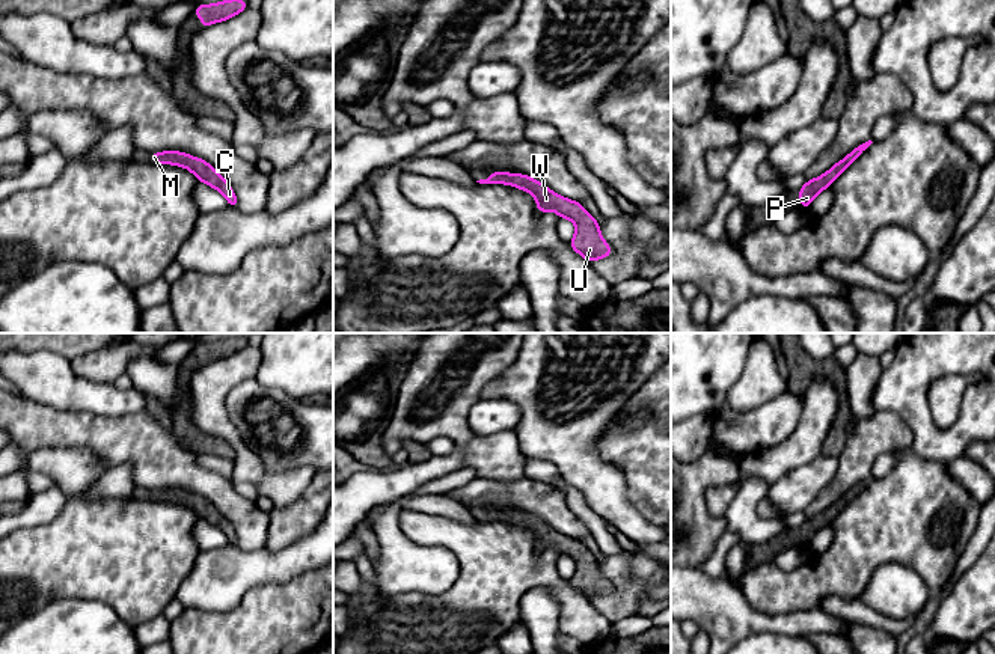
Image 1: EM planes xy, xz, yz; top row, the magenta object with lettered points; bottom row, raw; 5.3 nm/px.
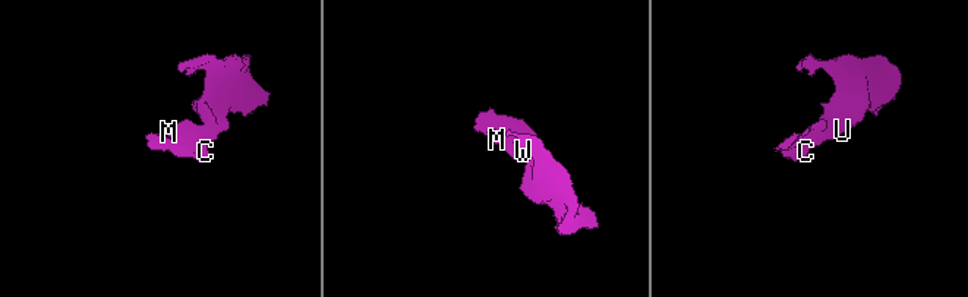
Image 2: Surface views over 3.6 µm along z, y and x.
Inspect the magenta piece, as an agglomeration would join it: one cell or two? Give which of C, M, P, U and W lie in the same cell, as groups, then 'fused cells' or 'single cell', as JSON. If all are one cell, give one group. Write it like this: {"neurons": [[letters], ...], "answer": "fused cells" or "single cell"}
{"neurons": [["C", "M", "P", "U", "W"]], "answer": "single cell"}

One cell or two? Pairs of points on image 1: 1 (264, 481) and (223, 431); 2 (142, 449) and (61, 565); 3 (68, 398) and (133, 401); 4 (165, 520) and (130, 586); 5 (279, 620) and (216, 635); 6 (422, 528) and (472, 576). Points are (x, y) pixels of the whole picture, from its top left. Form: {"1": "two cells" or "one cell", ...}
{"1": "one cell", "2": "two cells", "3": "one cell", "4": "one cell", "5": "one cell", "6": "one cell"}

